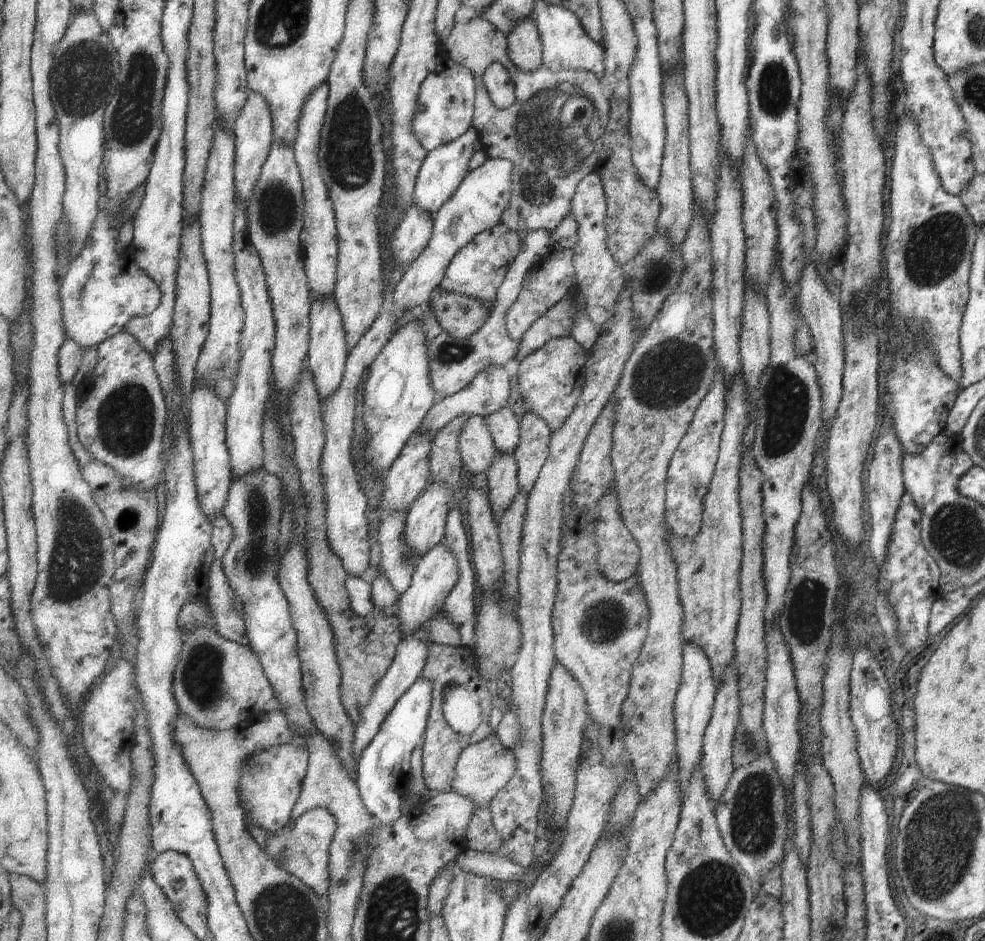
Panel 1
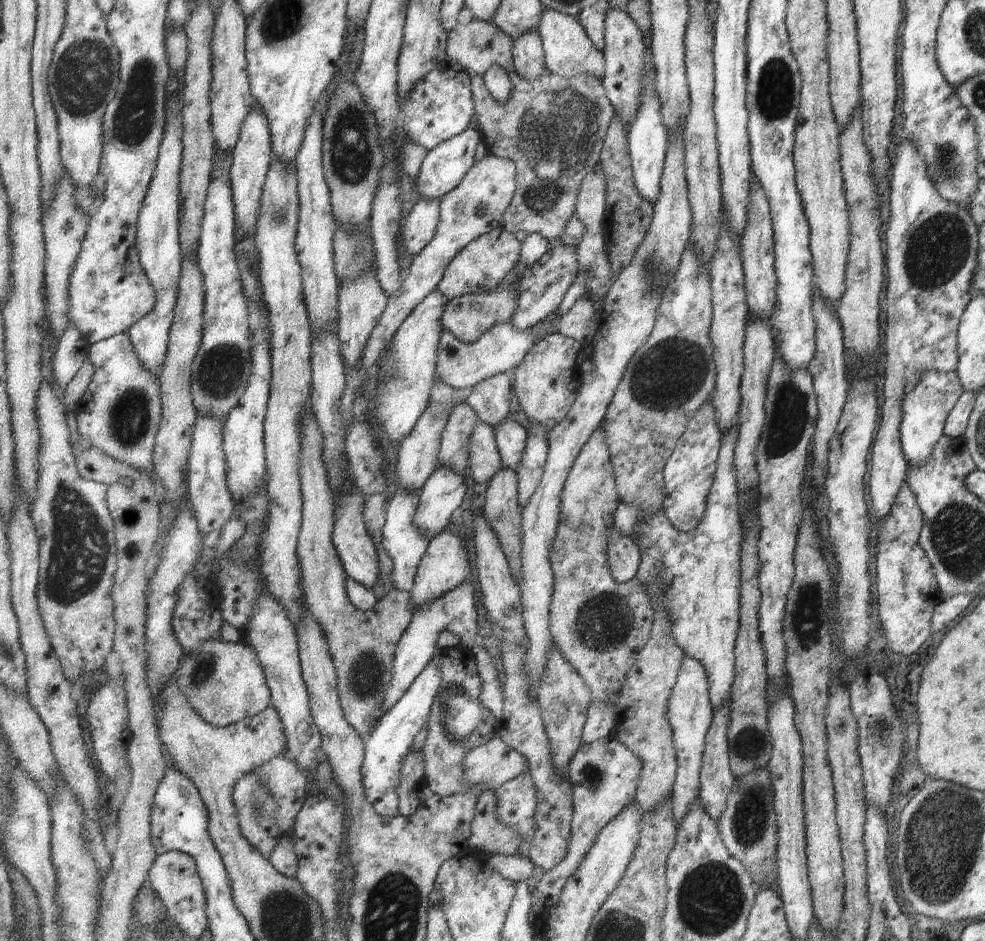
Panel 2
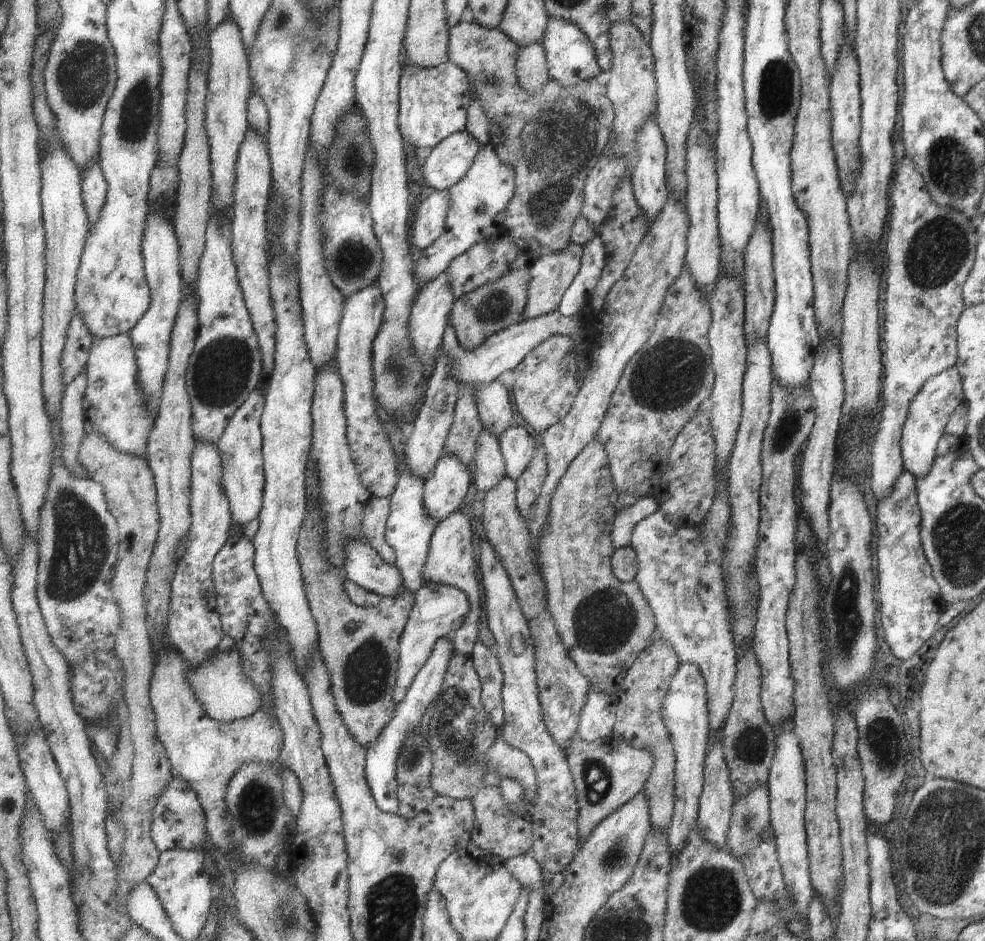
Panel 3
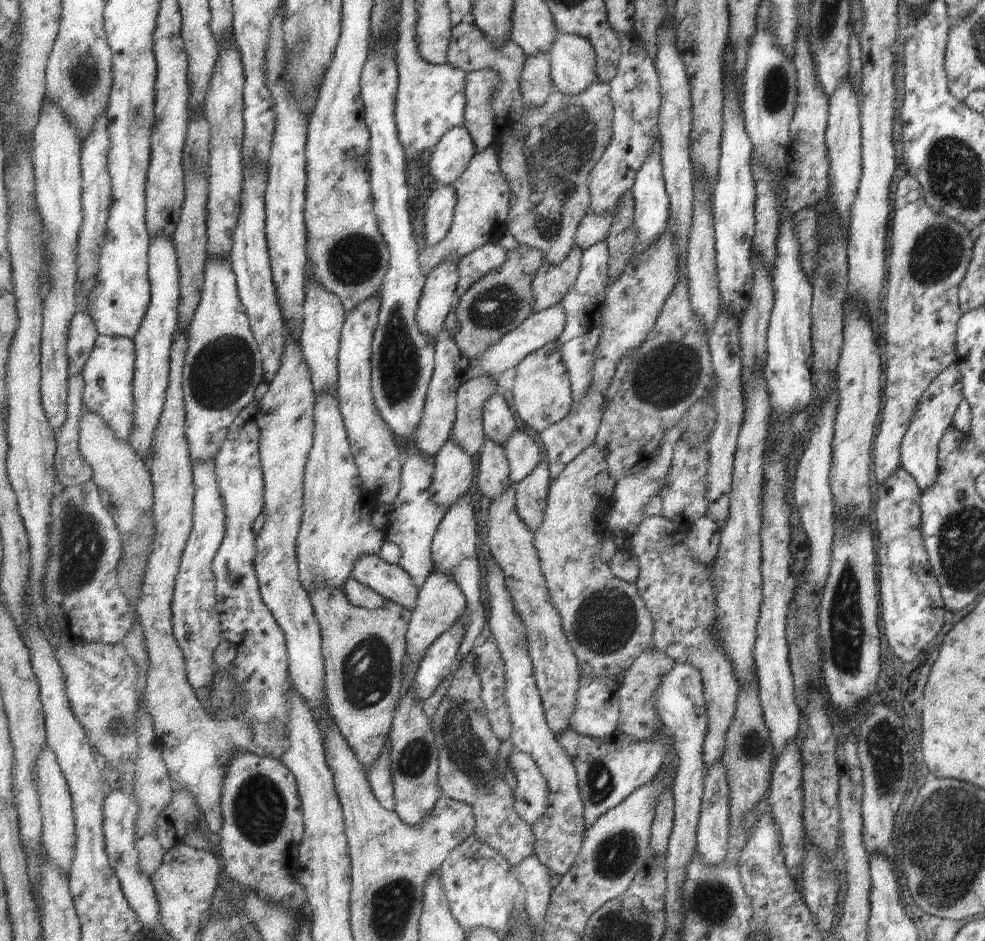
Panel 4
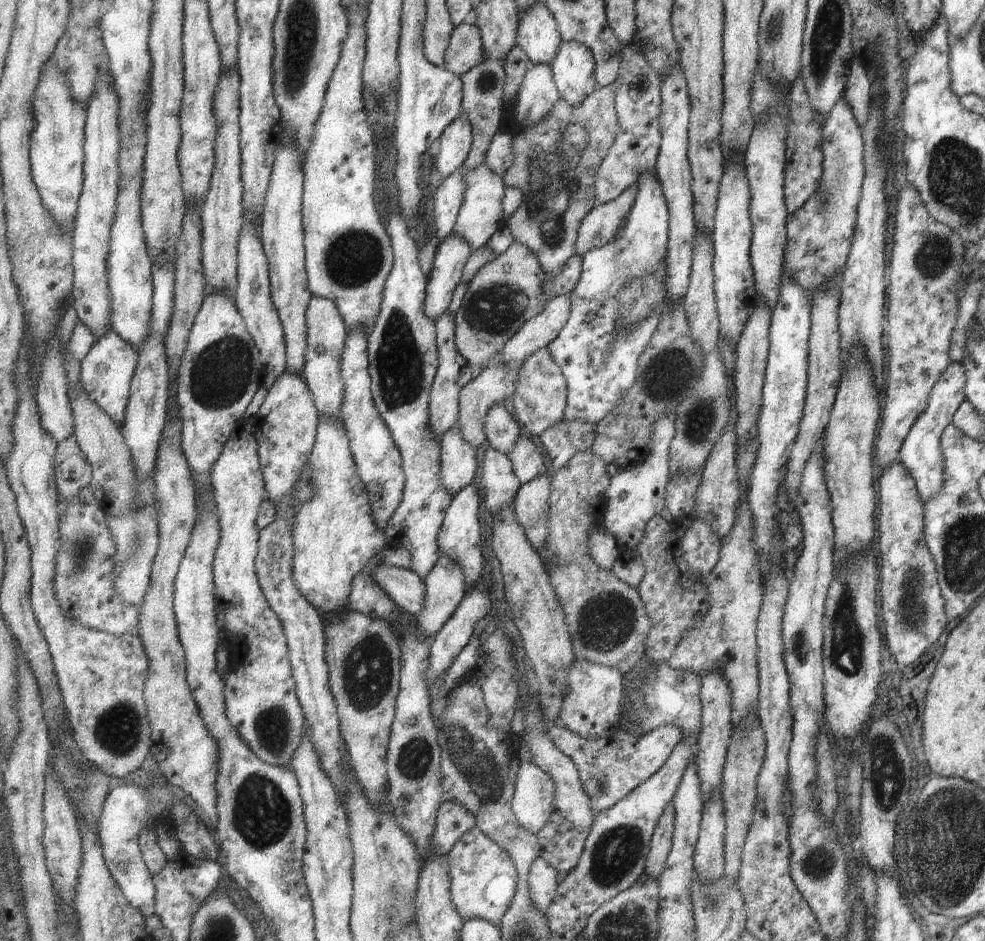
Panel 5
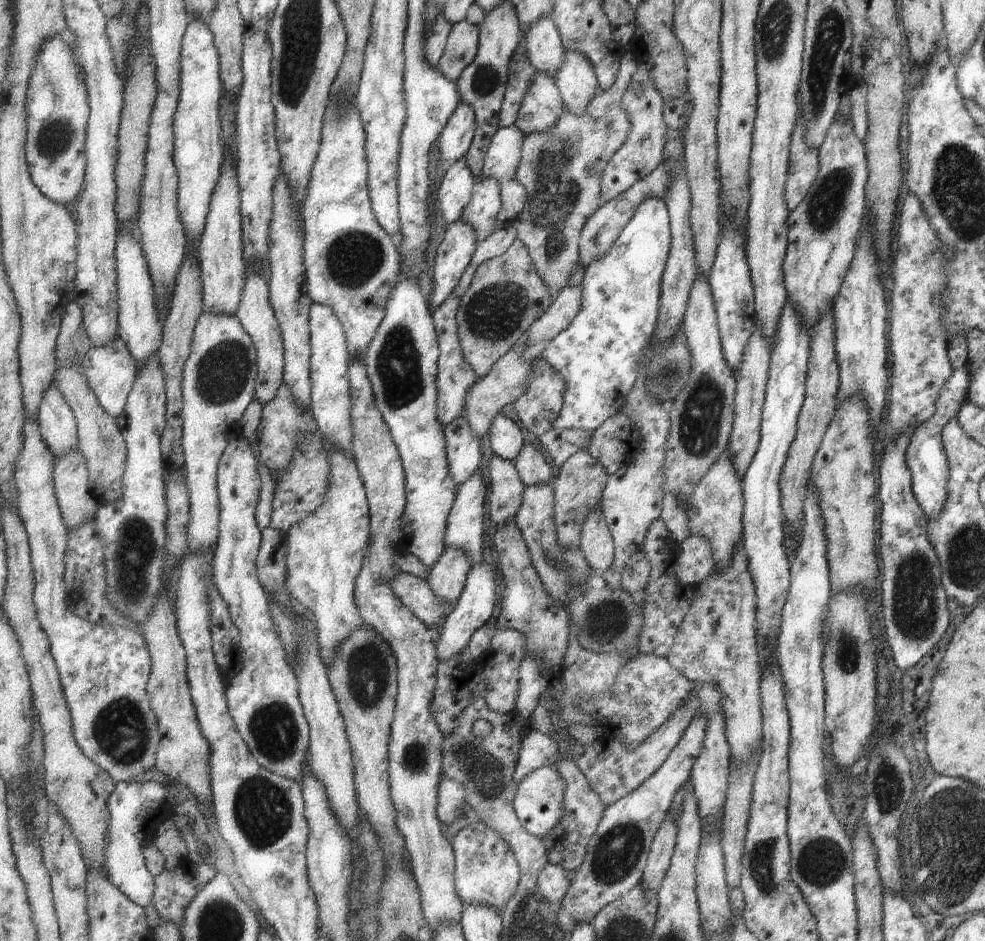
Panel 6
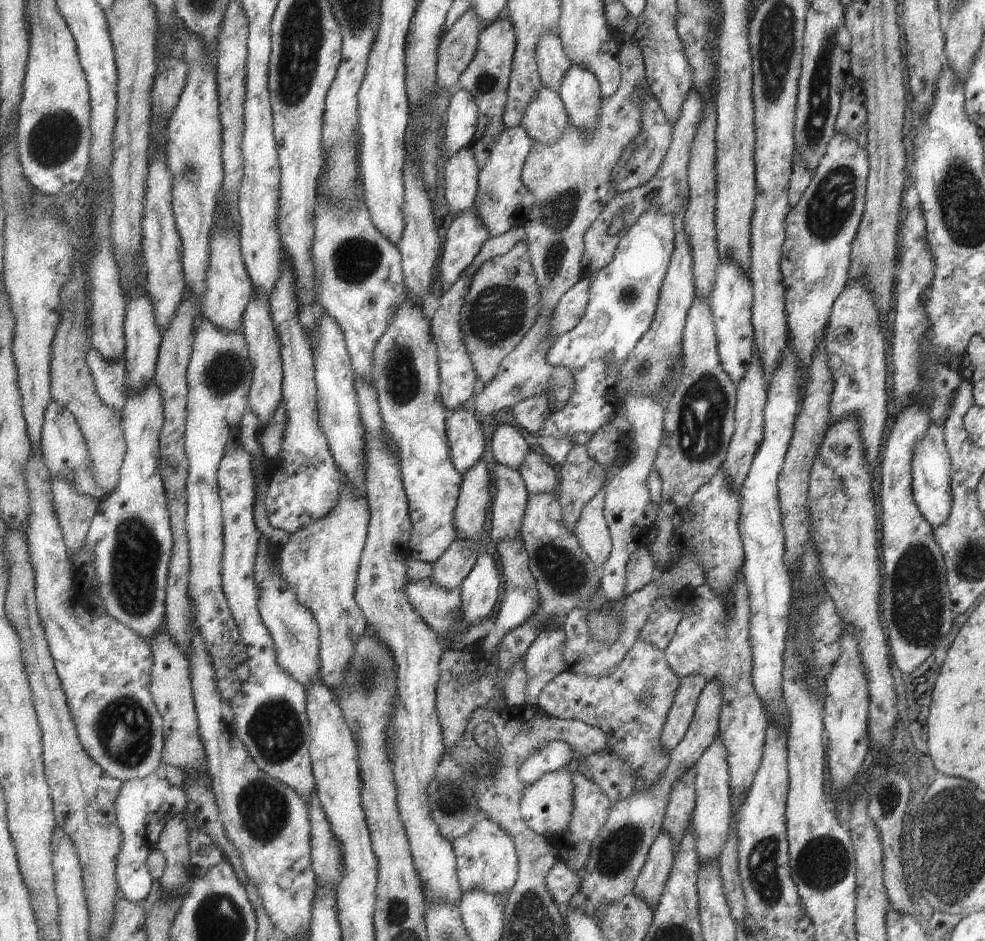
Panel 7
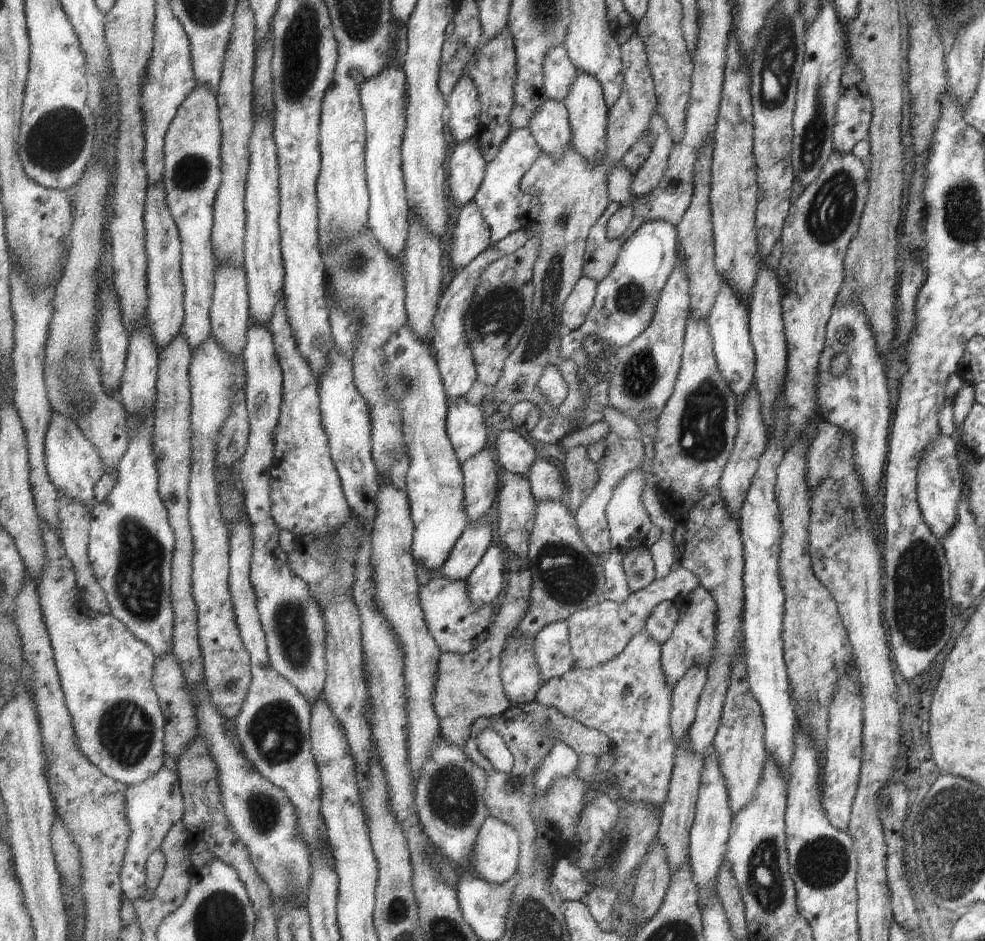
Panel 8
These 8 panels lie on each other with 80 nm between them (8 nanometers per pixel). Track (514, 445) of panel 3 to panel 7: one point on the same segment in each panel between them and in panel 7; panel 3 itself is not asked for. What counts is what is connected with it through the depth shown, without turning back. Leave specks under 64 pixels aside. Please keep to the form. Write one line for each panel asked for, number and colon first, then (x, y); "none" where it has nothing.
4: (524, 455)
5: (528, 462)
6: (533, 468)
7: (540, 477)

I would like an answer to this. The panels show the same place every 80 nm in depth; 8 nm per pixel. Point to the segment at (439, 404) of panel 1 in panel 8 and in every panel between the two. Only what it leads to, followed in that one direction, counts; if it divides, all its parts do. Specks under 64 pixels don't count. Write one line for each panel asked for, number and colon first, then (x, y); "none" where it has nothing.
2: (491, 399)
3: (494, 404)
4: (499, 421)
5: (503, 432)
6: (506, 440)
7: (510, 448)
8: (515, 455)

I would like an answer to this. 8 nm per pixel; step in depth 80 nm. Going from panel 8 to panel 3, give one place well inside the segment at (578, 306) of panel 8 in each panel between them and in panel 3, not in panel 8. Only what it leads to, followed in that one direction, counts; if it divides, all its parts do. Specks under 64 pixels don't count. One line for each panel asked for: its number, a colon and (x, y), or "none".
3: (506, 350)
4: (542, 328)
5: (541, 331)
6: (560, 315)
7: (572, 308)

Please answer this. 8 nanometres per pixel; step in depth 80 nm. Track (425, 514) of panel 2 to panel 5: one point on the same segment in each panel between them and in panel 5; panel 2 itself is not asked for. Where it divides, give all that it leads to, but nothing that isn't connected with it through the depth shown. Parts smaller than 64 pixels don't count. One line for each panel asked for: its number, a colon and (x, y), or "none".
3: (446, 488)
4: (454, 474)
5: (459, 467)

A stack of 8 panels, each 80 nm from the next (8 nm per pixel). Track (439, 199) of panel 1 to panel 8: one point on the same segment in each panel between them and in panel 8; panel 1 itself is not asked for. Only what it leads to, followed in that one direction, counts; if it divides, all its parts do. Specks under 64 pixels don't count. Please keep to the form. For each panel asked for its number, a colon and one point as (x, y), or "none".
2: (443, 169)
3: (448, 163)
4: (451, 157)
5: (456, 142)
6: (457, 137)
7: (461, 121)
8: (465, 106)

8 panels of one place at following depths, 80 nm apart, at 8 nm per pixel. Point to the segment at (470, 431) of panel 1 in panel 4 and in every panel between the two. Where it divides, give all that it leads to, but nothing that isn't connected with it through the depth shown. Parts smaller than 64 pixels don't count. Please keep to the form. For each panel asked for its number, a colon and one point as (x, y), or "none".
2: (485, 458)
3: (491, 468)
4: (494, 475)

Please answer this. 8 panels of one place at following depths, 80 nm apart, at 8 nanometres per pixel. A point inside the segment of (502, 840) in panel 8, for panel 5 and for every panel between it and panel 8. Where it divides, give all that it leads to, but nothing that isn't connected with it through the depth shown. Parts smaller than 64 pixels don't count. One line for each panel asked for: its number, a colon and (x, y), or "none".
5: (484, 878)
6: (487, 871)
7: (487, 858)

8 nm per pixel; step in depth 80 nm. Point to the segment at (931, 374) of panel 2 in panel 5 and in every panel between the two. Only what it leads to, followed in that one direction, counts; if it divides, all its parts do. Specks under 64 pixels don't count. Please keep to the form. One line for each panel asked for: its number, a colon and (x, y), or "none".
3: (927, 414)
4: (917, 451)
5: (919, 453)

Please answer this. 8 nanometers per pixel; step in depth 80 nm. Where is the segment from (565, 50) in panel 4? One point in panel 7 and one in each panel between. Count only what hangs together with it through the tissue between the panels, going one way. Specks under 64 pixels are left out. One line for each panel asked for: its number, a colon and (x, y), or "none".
5: (574, 69)
6: (577, 80)
7: (581, 91)

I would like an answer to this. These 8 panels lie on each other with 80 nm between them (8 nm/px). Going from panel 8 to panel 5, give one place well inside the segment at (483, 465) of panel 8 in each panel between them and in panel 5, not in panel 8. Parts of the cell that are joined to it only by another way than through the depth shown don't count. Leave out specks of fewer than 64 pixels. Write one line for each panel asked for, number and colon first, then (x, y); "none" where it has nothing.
5: (460, 537)
6: (465, 522)
7: (477, 485)

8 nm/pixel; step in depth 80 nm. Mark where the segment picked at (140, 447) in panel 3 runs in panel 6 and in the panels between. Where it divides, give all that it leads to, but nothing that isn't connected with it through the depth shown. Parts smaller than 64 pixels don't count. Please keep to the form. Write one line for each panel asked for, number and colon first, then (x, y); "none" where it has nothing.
4: (109, 374)
5: (108, 371)
6: (111, 371)

